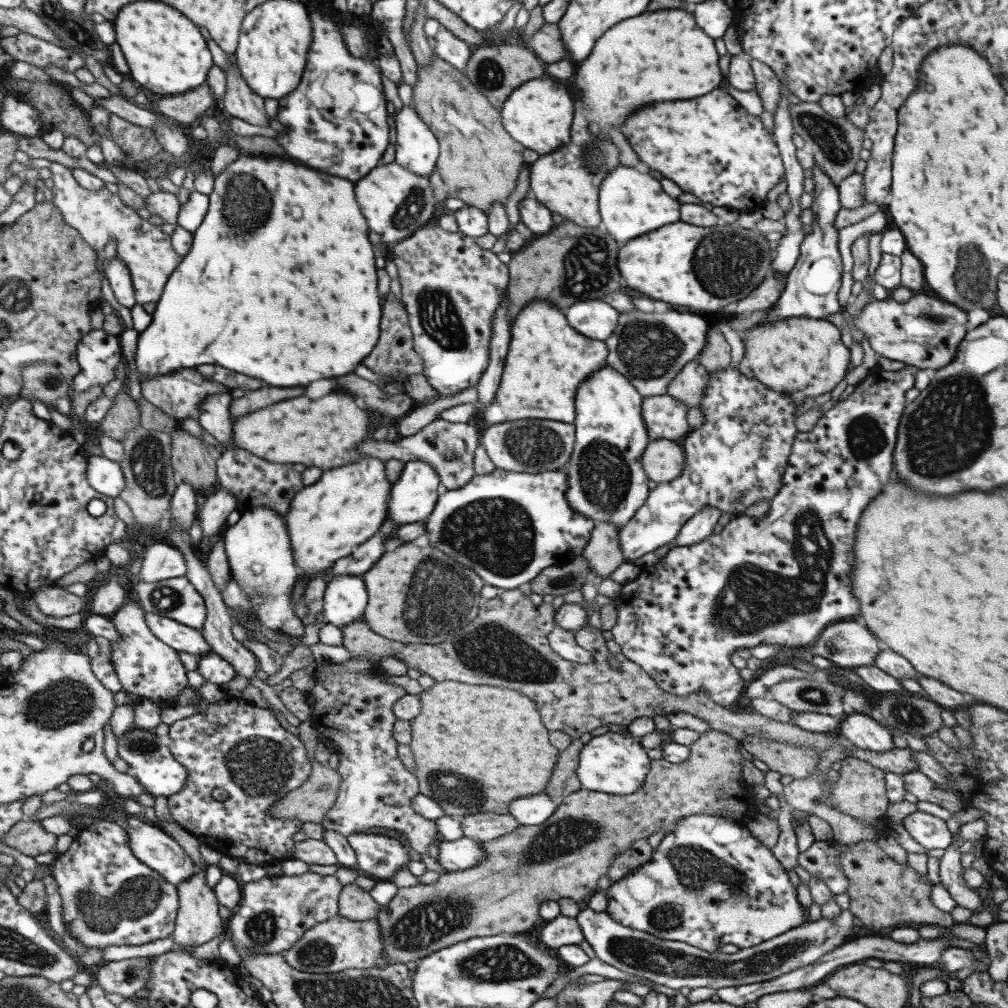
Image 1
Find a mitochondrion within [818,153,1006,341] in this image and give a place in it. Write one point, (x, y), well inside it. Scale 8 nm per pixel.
(972, 274)

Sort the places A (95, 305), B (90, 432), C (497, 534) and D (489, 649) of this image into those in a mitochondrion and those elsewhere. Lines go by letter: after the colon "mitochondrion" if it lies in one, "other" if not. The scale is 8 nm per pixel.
A: other
B: other
C: mitochondrion
D: mitochondrion

